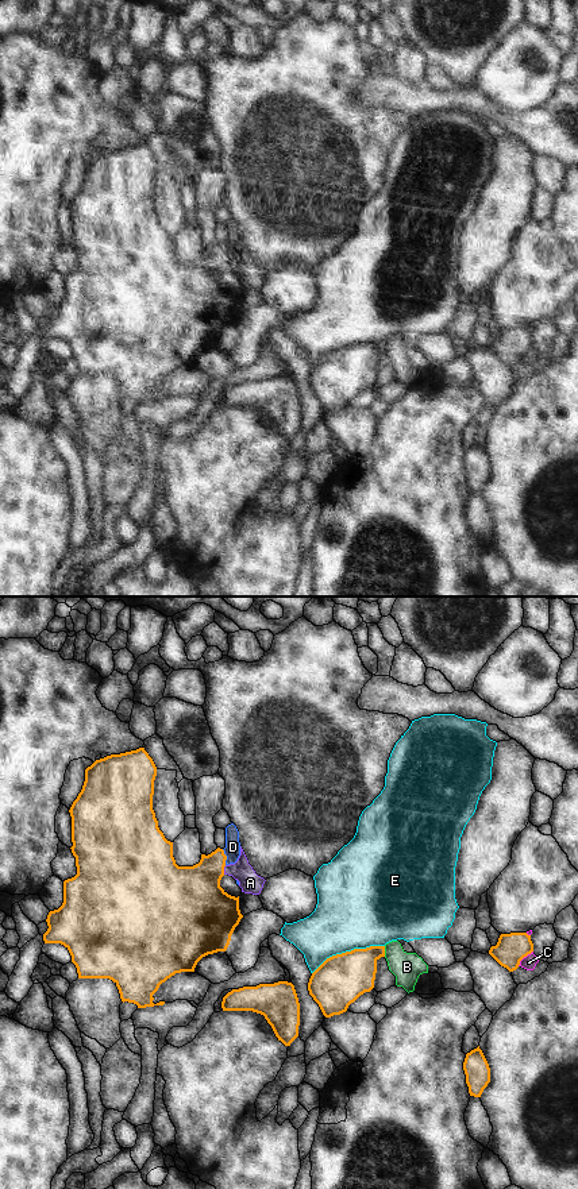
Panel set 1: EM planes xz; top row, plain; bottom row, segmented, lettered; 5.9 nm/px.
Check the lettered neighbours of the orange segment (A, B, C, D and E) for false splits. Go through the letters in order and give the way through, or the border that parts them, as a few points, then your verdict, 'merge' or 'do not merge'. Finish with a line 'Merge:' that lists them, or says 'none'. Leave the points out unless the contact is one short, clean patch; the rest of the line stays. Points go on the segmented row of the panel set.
A: across xz (191, 896), (223, 869), (235, 869), (250, 883) | merge
B: along xz (384, 946), (385, 956) | do not merge
C: do not merge
D: along xz (222, 849), (226, 856), (226, 864) | do not merge
E: do not merge
Merge: A

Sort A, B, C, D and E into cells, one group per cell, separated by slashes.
A / B / C / D / E

